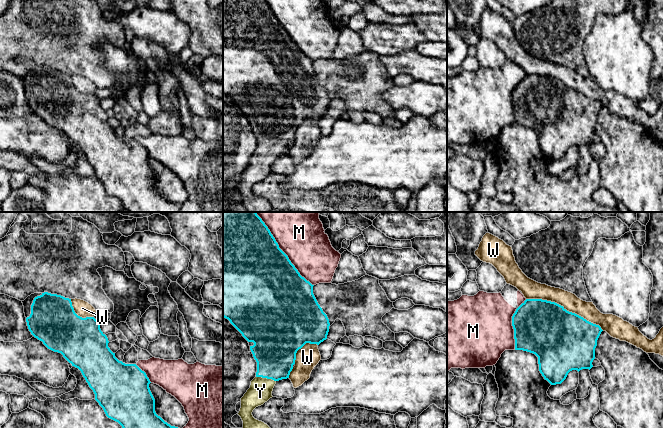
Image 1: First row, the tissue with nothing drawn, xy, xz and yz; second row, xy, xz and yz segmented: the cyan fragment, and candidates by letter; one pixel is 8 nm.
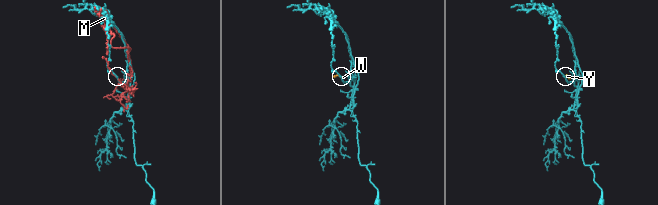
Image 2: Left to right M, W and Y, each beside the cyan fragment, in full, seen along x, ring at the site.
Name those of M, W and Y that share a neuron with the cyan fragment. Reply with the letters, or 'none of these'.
Y

